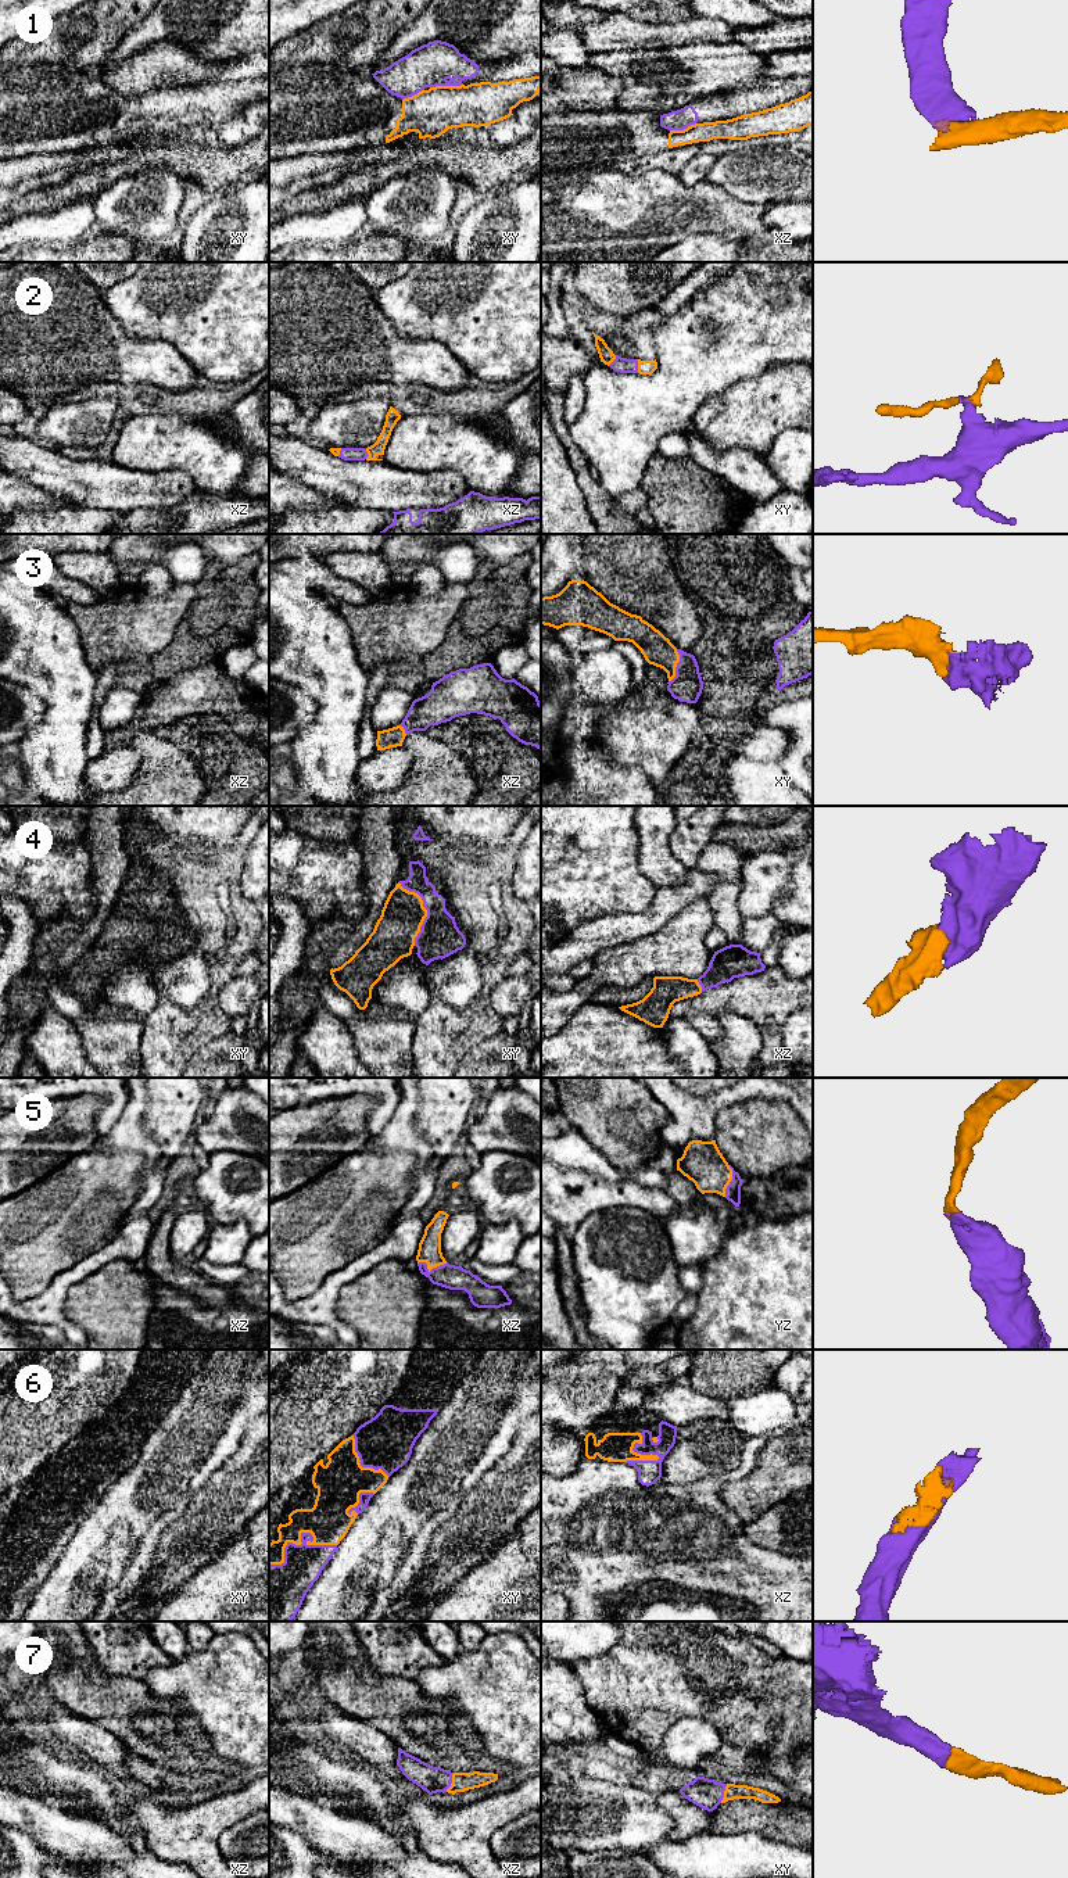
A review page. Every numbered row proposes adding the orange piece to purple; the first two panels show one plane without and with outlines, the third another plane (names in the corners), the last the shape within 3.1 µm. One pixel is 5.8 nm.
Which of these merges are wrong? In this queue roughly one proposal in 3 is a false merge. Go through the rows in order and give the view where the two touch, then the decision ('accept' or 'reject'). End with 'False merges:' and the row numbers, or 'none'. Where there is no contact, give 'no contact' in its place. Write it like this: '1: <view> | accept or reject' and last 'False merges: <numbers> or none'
1: xy | reject
2: xy | accept
3: xy | accept
4: xy | accept
5: xz | accept
6: xy | accept
7: xz | accept
False merges: 1

